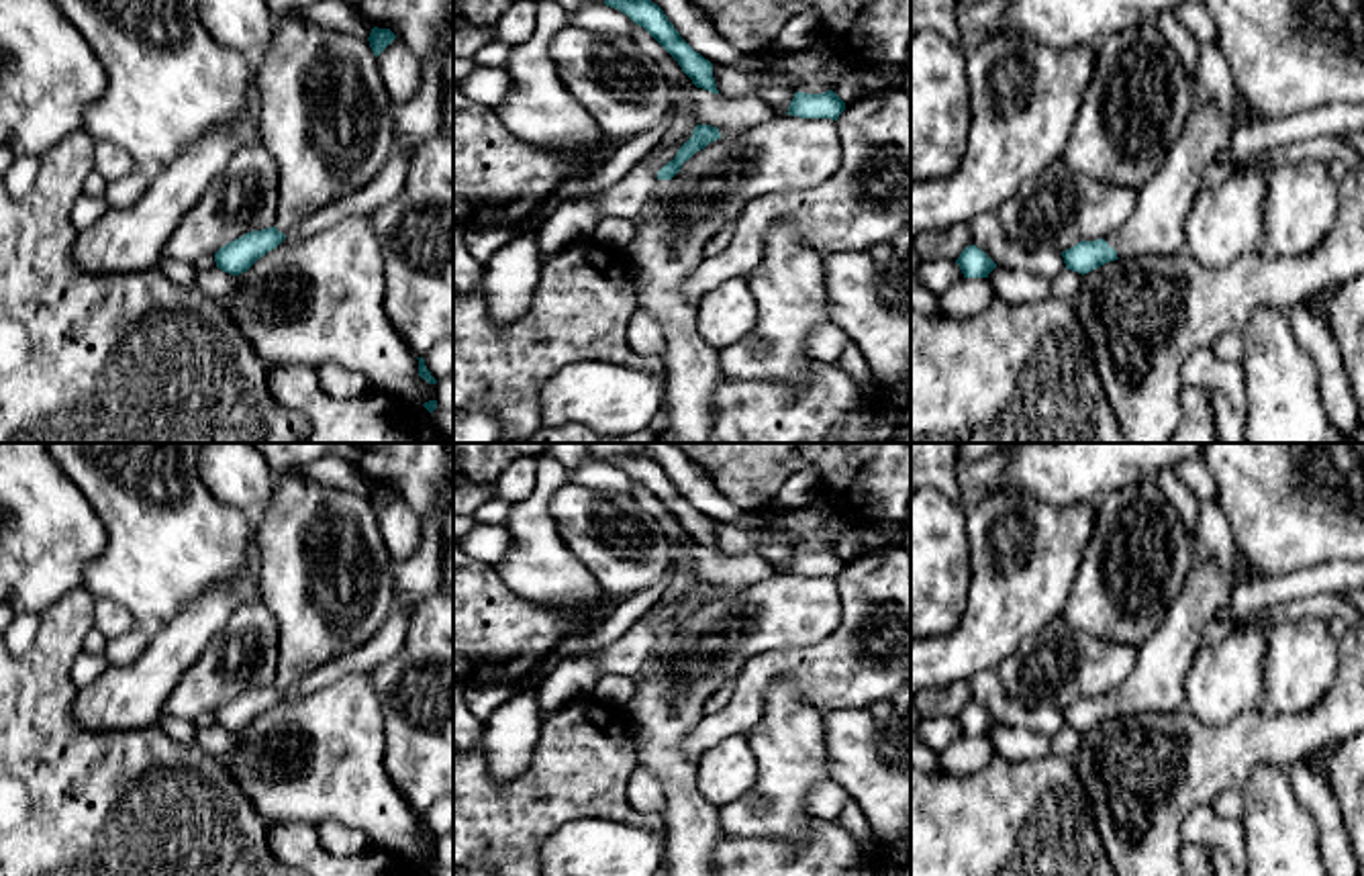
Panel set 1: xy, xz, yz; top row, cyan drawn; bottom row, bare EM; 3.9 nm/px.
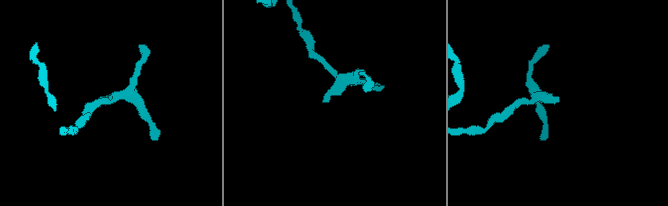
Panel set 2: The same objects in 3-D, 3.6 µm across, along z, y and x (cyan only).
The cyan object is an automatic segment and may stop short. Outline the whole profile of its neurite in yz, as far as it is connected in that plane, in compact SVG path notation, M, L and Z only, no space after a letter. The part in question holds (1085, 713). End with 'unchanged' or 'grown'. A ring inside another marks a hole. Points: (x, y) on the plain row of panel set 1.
M1205 443L1201 459L1244 566L1227 574L1211 553L1199 553L1160 627L1141 645L1131 674L1107 696L1080 698L1062 709L1066 727L1084 733L1115 717L1184 709L1184 678L1201 633L1239 586L1333 559L1364 562L1364 443Z; grown

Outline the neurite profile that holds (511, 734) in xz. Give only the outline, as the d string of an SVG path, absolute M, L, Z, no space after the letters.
M537 676L523 682L517 694L484 723L482 743L496 782L521 776L531 762L541 735L537 690Z

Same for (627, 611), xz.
M635 482L631 496L660 523L664 535L668 537L672 559L670 570L657 586L619 600L611 617L588 635L562 639L551 660L566 660L594 647L606 647L623 637L645 613L649 613L660 602L672 584L676 566L686 555L684 545L692 537L682 529L678 519L639 482Z

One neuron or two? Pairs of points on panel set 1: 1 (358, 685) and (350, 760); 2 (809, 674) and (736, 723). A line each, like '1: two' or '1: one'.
1: one
2: one

